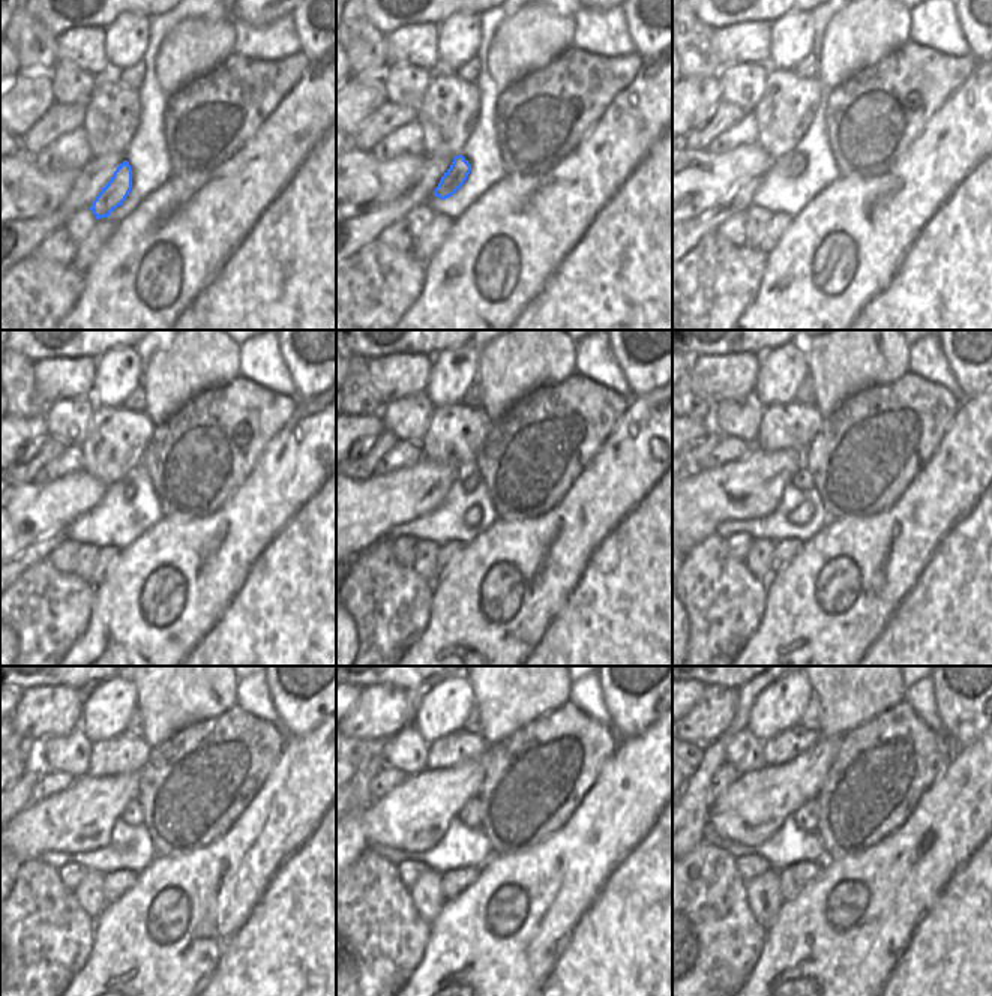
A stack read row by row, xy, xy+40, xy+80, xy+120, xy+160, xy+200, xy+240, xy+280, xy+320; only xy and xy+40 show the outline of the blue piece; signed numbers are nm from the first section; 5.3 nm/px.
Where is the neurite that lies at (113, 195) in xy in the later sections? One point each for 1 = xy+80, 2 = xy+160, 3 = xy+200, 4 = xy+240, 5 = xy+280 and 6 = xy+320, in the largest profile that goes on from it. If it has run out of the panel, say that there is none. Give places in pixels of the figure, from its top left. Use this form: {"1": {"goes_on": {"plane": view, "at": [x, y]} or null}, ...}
{"1": {"goes_on": {"plane": "xy+80", "at": [797, 162]}}, "2": {"goes_on": {"plane": "xy+160", "at": [470, 479]}}, "3": {"goes_on": {"plane": "xy+200", "at": [803, 480]}}, "4": {"goes_on": {"plane": "xy+240", "at": [132, 815]}}, "5": {"goes_on": {"plane": "xy+280", "at": [470, 815]}}, "6": {"goes_on": {"plane": "xy+320", "at": [808, 816]}}}

